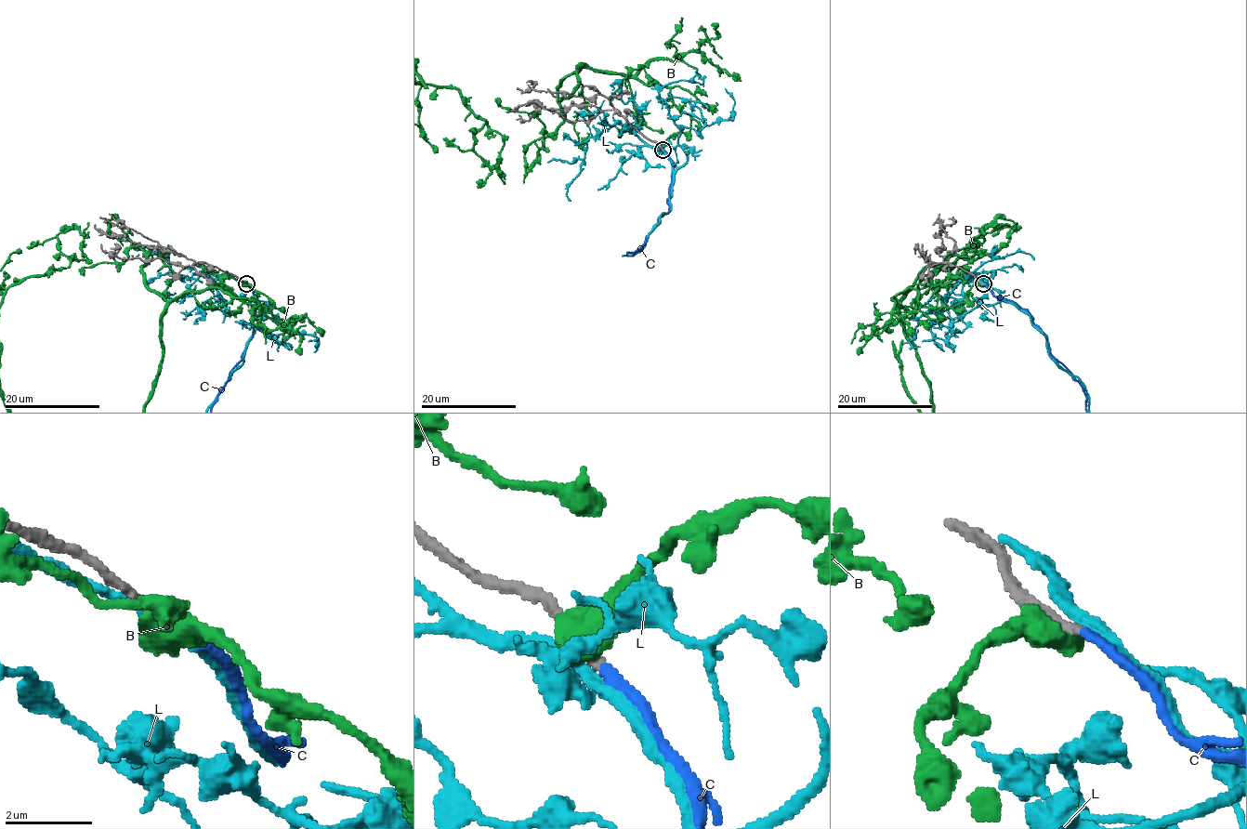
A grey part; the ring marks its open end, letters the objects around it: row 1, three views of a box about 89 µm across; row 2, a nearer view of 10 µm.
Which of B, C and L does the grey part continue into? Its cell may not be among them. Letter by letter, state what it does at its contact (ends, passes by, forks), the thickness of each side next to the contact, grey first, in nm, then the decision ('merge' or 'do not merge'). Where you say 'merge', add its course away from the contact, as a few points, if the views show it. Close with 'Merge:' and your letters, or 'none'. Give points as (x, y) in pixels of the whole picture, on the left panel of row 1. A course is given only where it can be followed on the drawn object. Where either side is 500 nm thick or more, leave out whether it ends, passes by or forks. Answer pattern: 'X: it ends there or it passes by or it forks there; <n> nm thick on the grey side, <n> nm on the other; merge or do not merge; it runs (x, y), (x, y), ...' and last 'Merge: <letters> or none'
B: 320 nm thick on the grey side, 850 nm on the other; do not merge
C: it ends there; 240 nm thick on the grey side, 240 nm on the other; merge
L: it passes by; 280 nm thick on the grey side, 300 nm on the other; do not merge
Merge: C

